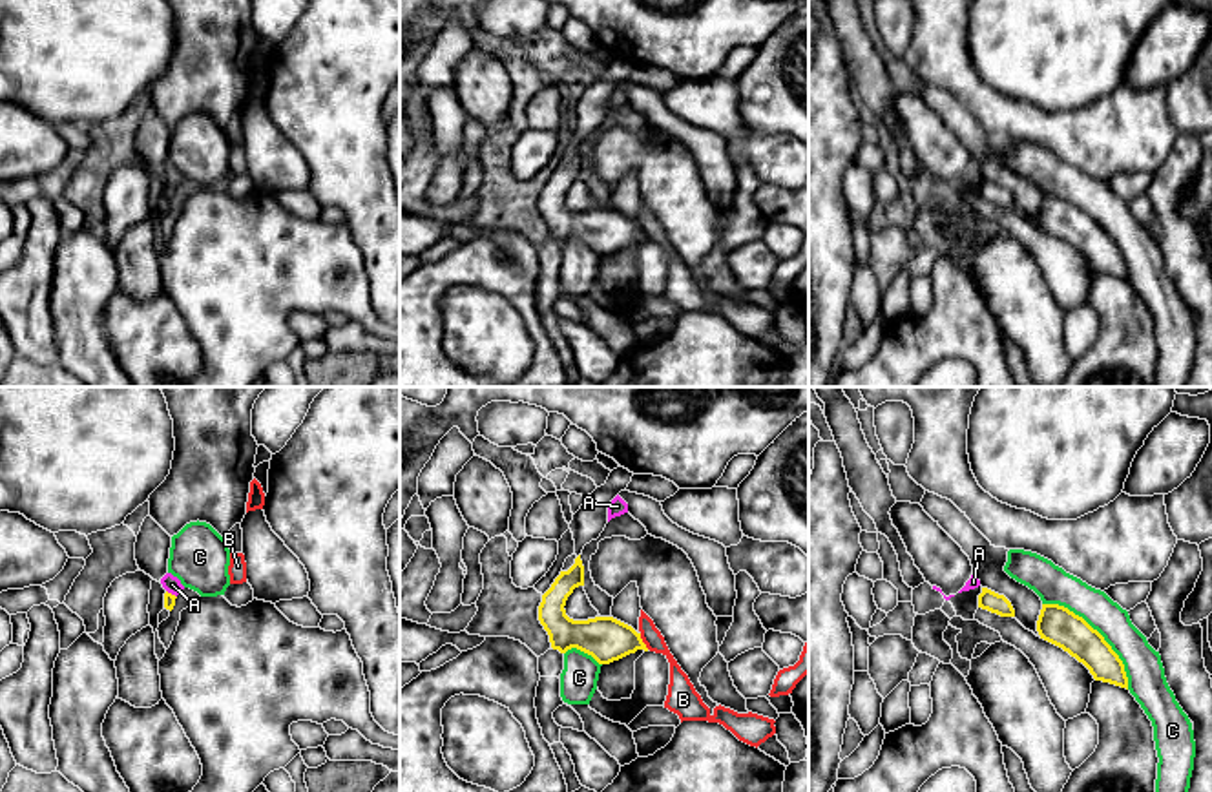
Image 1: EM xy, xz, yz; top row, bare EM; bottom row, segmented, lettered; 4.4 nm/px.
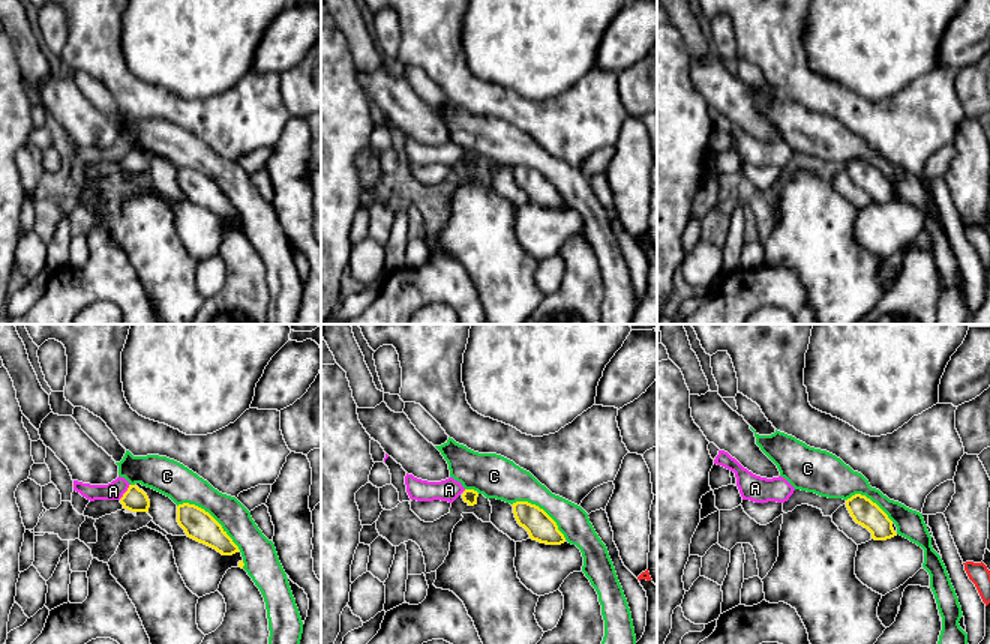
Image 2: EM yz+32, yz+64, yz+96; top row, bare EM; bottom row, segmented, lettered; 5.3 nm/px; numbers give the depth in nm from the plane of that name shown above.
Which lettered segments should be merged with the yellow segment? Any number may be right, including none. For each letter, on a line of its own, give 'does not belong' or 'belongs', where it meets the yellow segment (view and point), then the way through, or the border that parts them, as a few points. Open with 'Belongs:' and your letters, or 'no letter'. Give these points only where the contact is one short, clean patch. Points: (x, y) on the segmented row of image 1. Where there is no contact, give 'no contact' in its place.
Belongs: no letter
A: does not belong | xy (170, 594)
B: does not belong | xz (641, 641) | along xz (639, 634), (648, 648)
C: does not belong | yz (1099, 634)

